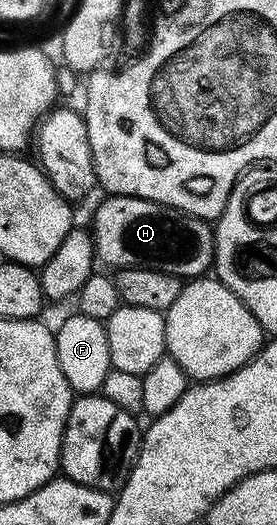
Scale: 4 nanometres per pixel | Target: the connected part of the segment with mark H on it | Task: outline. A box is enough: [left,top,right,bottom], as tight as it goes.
[93,194,215,281]

